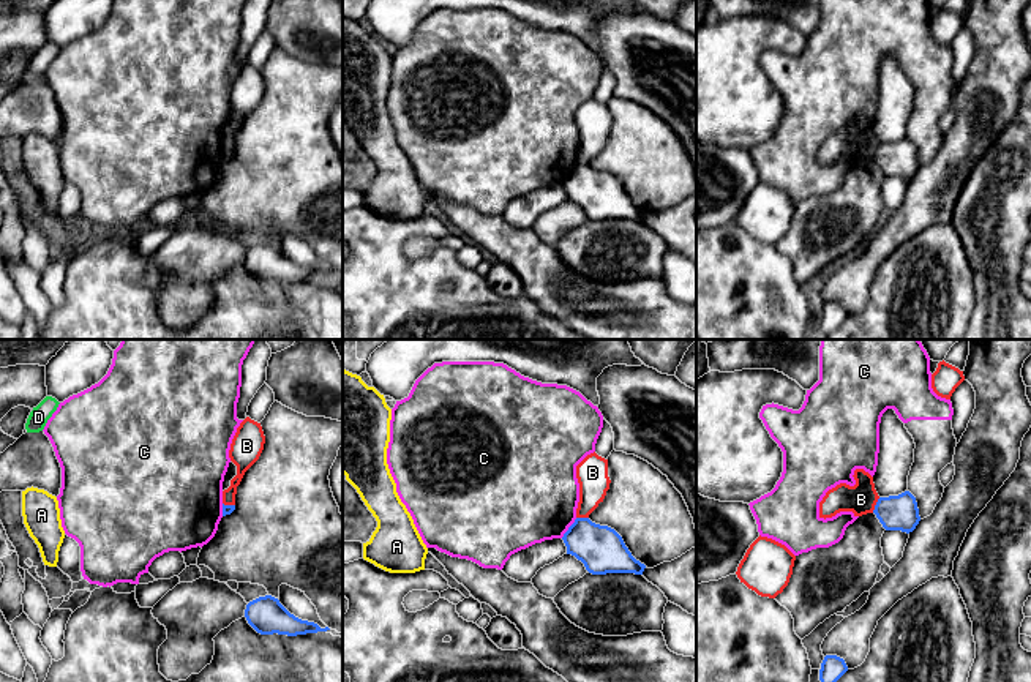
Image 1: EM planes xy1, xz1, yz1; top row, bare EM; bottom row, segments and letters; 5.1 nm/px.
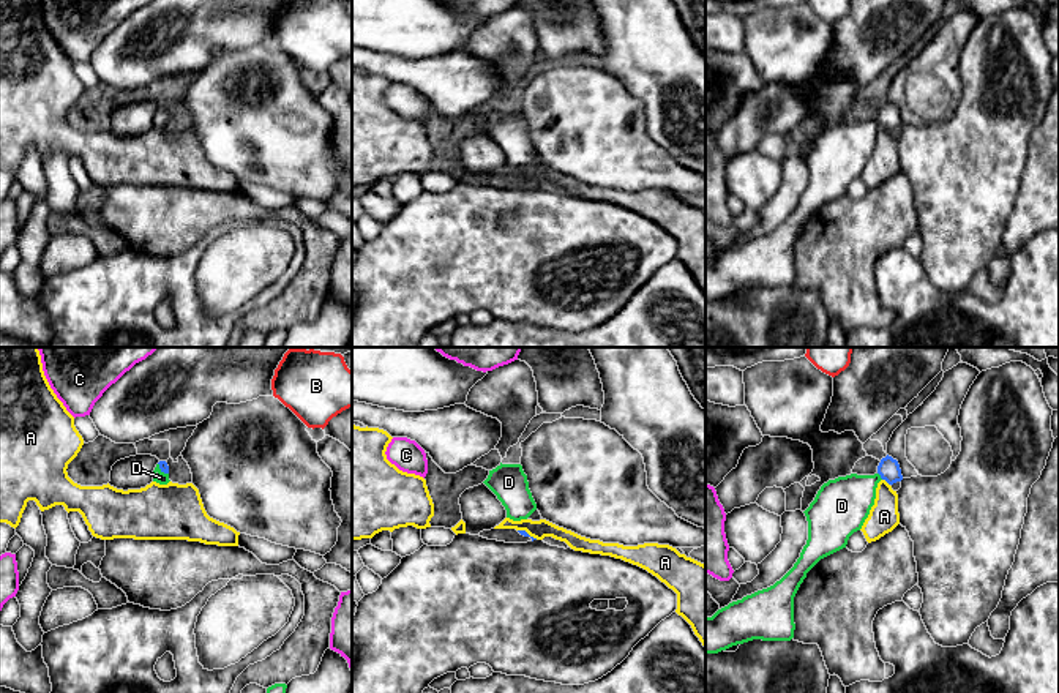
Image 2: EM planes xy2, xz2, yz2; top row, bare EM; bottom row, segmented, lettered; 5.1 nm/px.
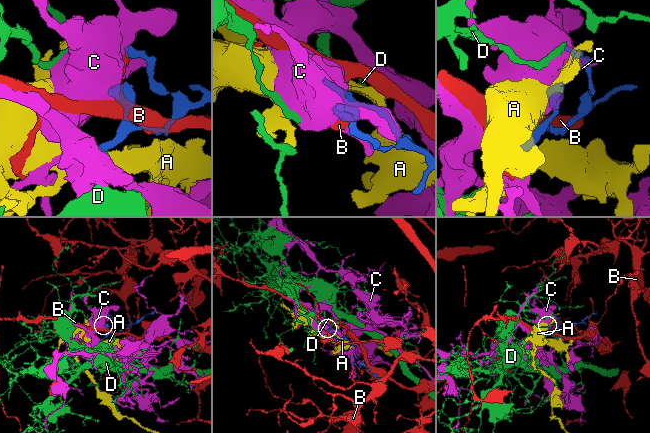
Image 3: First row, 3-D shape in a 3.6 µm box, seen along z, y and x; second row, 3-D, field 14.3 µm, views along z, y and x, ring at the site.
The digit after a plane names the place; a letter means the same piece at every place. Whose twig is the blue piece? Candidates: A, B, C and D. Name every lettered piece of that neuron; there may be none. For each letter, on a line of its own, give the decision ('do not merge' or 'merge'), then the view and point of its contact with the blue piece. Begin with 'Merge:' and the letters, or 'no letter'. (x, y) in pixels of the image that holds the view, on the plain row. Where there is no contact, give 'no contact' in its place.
Merge: D
A: do not merge; contact yz2 (886, 127)
B: do not merge; contact yz1 (875, 152)
C: do not merge; contact xz1 (569, 174)
D: merge; contact yz2 (879, 120)

